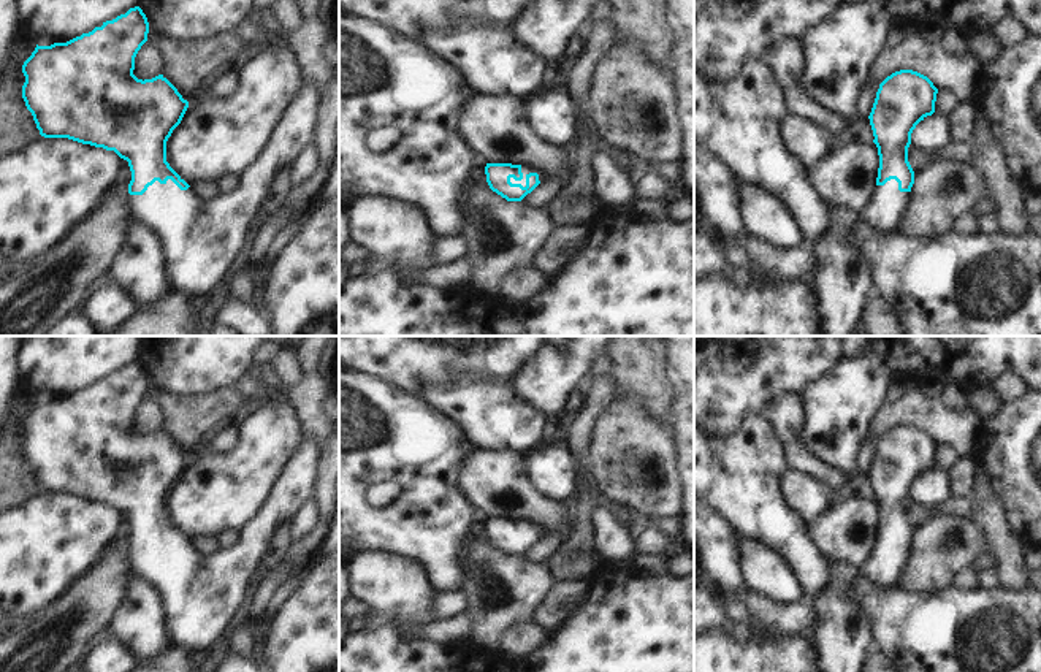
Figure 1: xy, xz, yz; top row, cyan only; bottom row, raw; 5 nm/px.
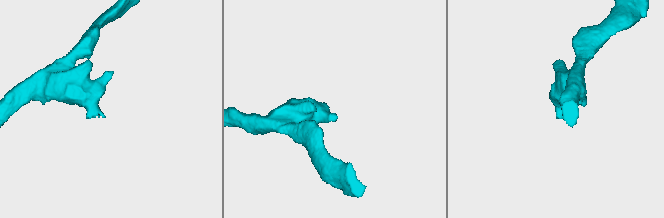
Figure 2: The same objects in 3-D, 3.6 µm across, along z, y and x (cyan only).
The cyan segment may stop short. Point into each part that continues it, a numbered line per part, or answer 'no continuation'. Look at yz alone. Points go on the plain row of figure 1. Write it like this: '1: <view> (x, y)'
1: yz (886, 565)

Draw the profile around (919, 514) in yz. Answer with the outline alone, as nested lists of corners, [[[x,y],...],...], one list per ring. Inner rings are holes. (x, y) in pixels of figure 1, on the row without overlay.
[[[951,494],[943,504],[935,507],[908,502],[908,517],[914,528],[924,525],[935,515],[959,515],[971,518],[971,501],[968,498],[957,498]]]

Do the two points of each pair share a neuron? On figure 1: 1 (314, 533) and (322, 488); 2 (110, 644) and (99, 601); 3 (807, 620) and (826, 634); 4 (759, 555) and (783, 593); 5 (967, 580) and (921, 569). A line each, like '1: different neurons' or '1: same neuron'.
1: same neuron
2: different neurons
3: different neurons
4: same neuron
5: different neurons

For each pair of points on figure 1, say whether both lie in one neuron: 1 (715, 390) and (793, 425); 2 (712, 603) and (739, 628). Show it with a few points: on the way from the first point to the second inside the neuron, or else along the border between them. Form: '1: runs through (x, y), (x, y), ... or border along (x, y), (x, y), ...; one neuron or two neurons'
1: border along (797, 395), (778, 395), (762, 416); two neurons
2: runs through (718, 607), (732, 622); one neuron

